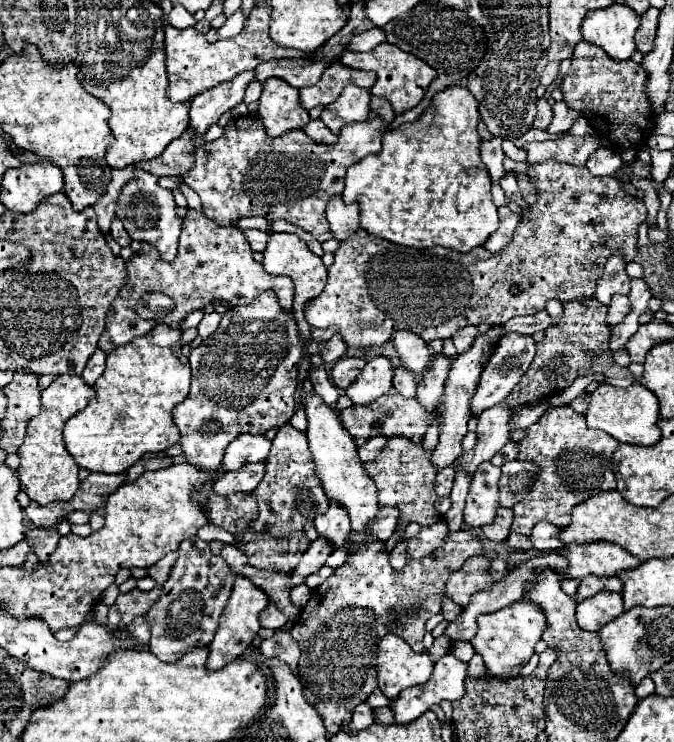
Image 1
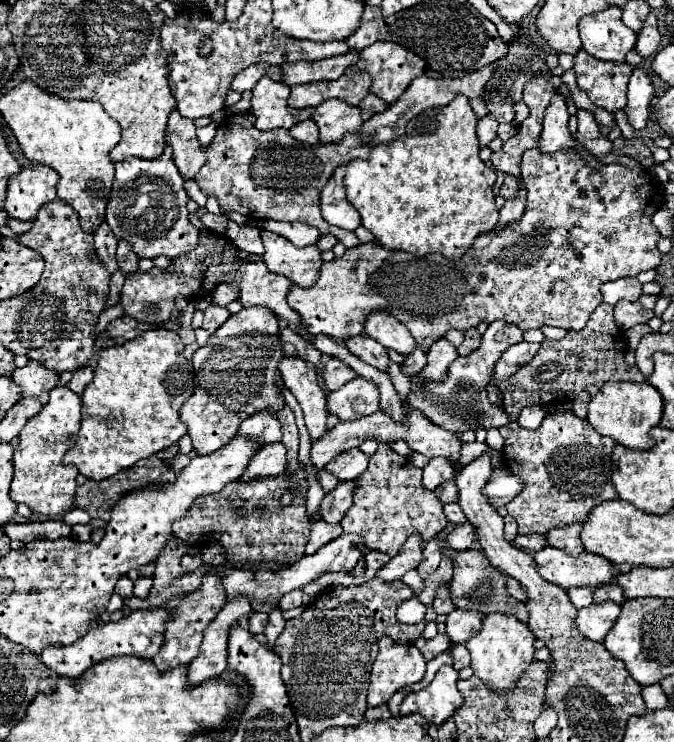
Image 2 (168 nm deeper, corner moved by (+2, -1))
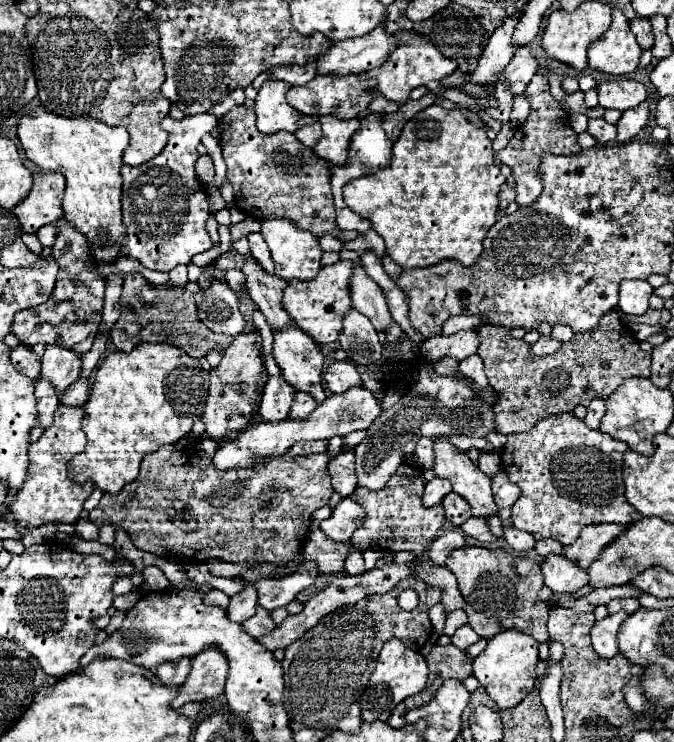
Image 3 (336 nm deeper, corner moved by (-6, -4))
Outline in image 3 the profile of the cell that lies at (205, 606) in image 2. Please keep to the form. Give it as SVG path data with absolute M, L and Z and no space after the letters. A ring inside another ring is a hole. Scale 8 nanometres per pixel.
M181 659L181 661L159 665L155 675L163 685L179 685L189 675L189 669L191 669L191 659Z

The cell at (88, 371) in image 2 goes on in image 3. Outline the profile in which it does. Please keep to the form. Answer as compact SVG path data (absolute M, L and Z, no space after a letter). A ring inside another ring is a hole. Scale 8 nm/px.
M77 379L75 385L67 387L59 403L69 405L69 407L81 407L87 401L87 397L89 397L89 383L85 379Z

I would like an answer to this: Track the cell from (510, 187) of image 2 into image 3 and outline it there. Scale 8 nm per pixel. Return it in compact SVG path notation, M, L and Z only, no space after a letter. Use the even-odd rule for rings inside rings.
M505 185L501 191L499 191L499 211L505 211L509 203L515 201L515 189Z

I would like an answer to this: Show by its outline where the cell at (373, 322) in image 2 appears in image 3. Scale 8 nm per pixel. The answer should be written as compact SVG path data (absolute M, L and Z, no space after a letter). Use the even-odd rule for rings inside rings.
M343 249L339 251L339 257L355 263L355 271L351 275L351 305L359 313L363 313L373 323L375 329L385 333L387 327L391 325L391 313L387 309L387 301L381 287L363 271L359 263L359 253Z

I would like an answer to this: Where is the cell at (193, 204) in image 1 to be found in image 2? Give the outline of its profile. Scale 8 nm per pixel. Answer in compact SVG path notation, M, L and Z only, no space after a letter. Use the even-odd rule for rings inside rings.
M207 212L207 214L201 216L201 222L203 222L209 230L219 232L219 234L225 234L227 224L229 224L229 218L227 218L225 214L211 214L211 212Z

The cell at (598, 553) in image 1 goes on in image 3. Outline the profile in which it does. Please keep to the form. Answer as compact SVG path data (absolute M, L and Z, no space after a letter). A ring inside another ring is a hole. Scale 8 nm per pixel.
M549 555L541 563L545 585L553 593L575 593L587 585L587 573L563 555Z

